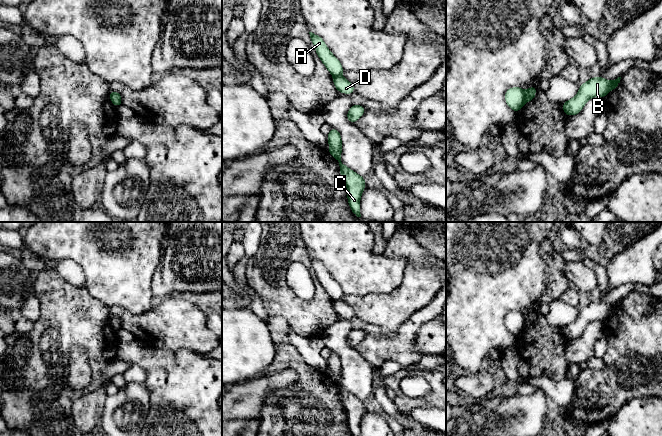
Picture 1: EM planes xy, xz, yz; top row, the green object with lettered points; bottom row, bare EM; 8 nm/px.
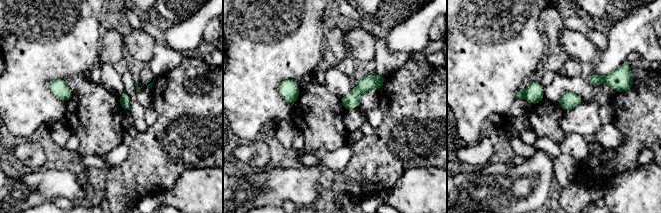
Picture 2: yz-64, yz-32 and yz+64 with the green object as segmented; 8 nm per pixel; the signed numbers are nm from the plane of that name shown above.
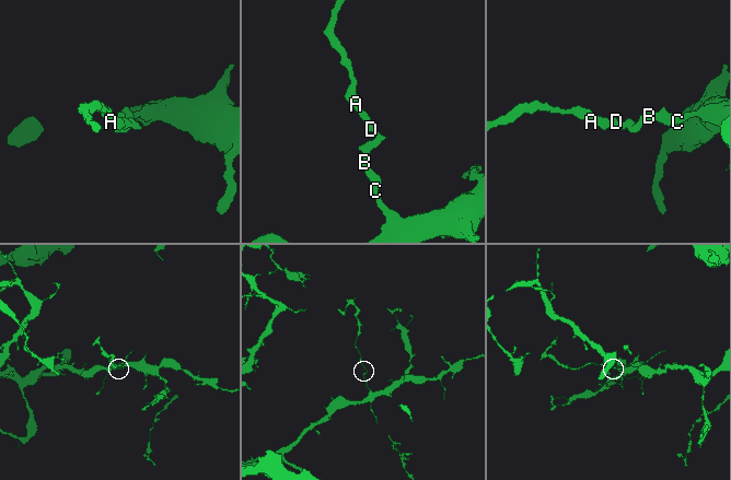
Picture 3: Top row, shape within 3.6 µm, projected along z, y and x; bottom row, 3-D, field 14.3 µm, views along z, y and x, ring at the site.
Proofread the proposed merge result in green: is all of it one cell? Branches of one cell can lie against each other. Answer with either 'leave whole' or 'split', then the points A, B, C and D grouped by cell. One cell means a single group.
split; groups A / B C D

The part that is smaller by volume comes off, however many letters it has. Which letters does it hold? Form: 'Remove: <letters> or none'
Remove: A

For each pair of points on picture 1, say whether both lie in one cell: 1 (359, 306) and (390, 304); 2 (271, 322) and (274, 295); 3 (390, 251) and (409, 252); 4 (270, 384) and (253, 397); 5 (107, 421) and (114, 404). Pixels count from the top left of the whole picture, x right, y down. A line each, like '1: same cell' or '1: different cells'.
1: same cell
2: different cells
3: same cell
4: same cell
5: same cell

